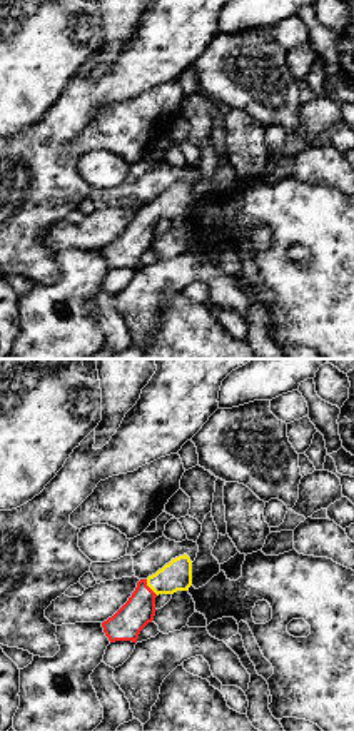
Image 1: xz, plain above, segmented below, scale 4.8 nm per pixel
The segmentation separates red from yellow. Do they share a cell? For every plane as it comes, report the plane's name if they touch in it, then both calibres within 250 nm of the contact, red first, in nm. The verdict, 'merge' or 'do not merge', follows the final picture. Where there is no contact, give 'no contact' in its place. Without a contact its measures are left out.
xz | 160/140 nm

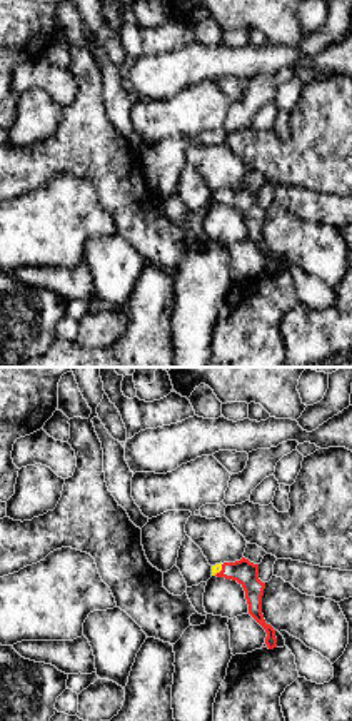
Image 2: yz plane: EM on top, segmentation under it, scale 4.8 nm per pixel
yz | 120/50 nm

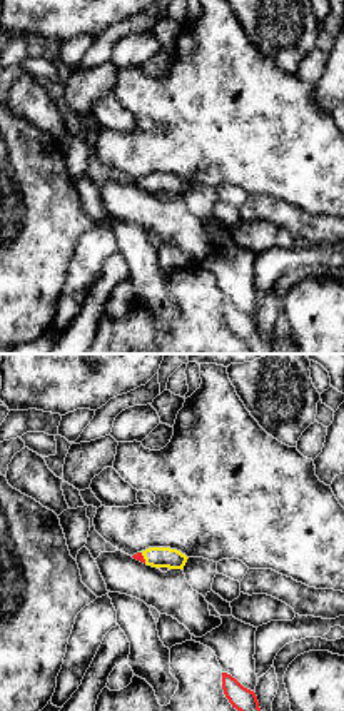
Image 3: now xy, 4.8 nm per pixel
xy | 40/100 nm

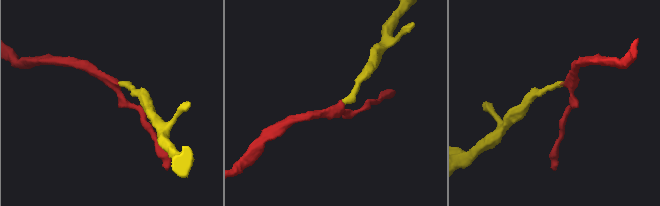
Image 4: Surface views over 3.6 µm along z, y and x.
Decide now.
merge

